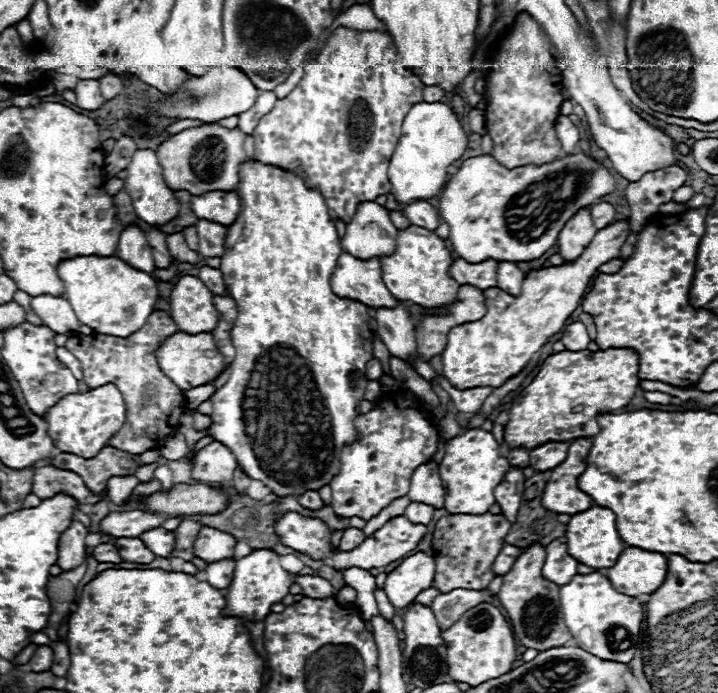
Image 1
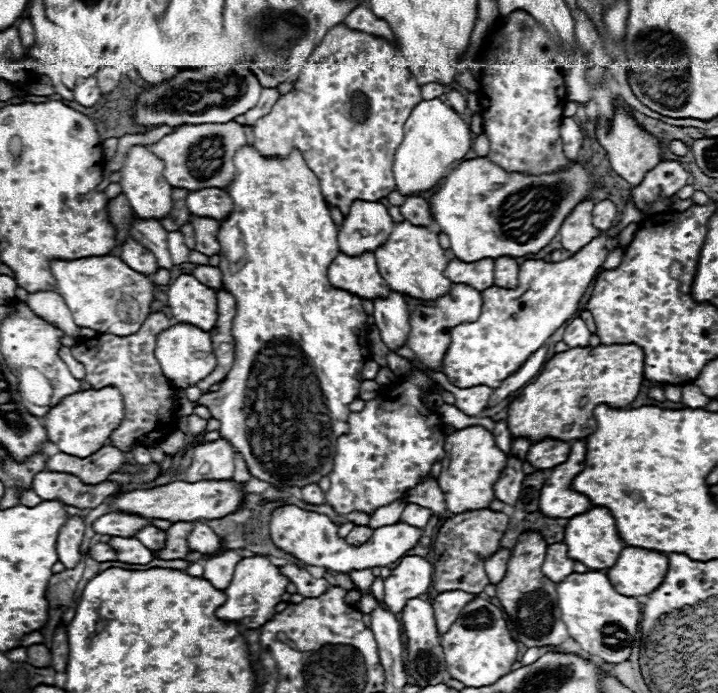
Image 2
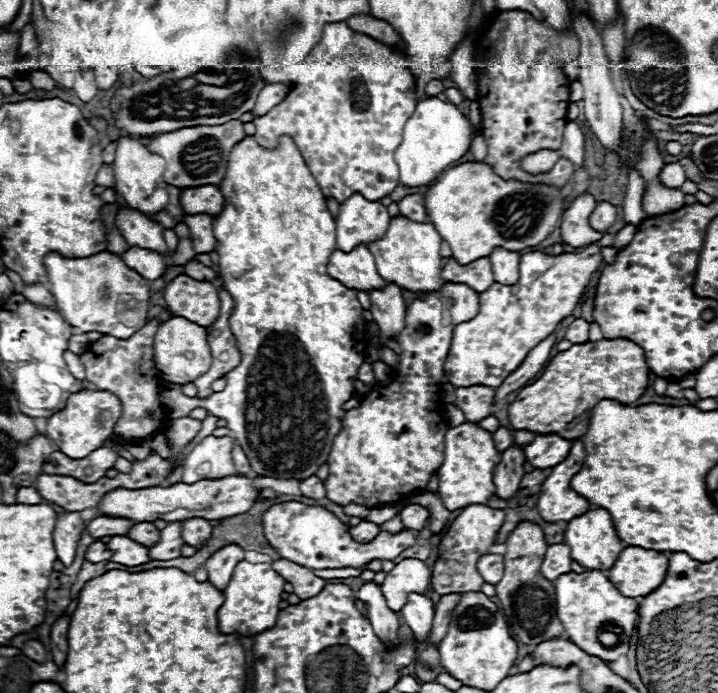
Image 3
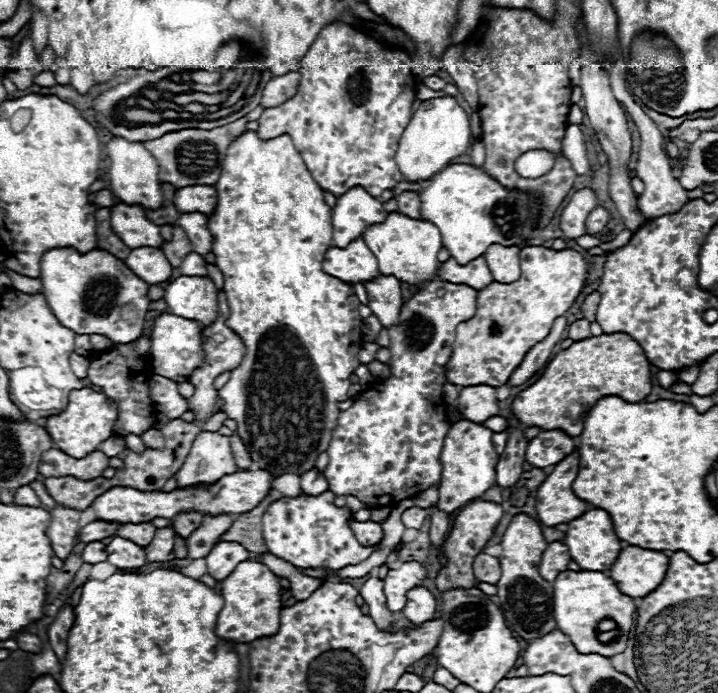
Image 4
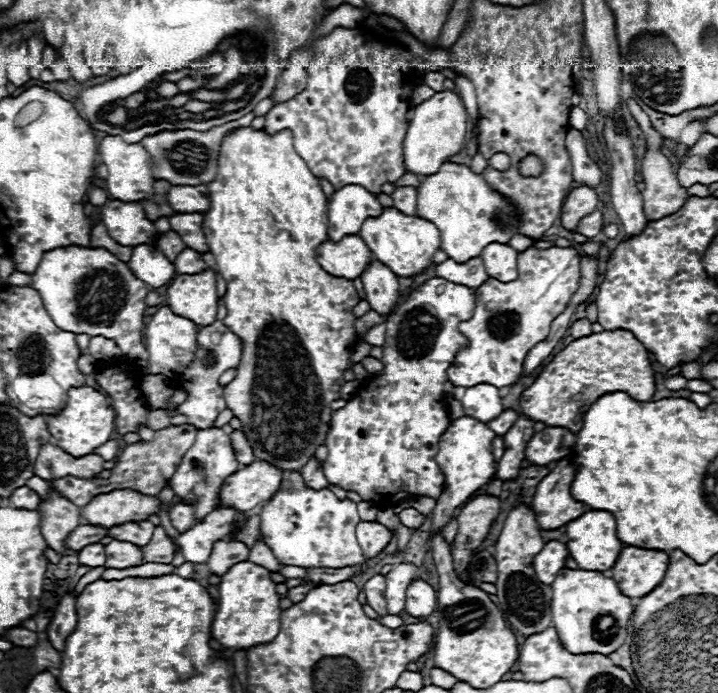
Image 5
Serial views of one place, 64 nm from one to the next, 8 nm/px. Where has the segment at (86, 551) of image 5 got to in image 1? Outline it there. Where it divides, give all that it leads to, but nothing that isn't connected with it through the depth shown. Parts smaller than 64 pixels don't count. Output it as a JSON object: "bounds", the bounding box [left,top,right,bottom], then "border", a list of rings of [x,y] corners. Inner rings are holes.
{"bounds":[92,544,122,562],"border":[[[98,544],[94,550],[92,550],[92,556],[98,560],[98,562],[122,562],[120,556],[118,556],[118,550],[112,546],[112,544]]]}

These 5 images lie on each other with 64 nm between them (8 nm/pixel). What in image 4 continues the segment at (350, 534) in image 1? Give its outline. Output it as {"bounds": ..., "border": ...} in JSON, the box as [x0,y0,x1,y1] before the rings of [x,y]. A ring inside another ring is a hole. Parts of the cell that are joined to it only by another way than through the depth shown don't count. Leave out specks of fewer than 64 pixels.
{"bounds":[352,522,384,546],"border":[[[354,522],[352,524],[352,530],[354,530],[354,536],[360,544],[364,546],[376,546],[384,540],[384,530],[382,530],[382,524],[380,522]]]}

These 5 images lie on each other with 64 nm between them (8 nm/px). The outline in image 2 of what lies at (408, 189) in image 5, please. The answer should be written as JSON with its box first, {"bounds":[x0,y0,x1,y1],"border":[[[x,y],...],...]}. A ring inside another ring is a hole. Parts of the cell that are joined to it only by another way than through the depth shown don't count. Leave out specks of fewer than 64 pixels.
{"bounds":[400,196,432,226],"border":[[[408,196],[406,202],[400,206],[400,212],[402,212],[404,220],[408,220],[408,222],[412,222],[416,226],[430,226],[432,224],[430,206],[420,196]]]}

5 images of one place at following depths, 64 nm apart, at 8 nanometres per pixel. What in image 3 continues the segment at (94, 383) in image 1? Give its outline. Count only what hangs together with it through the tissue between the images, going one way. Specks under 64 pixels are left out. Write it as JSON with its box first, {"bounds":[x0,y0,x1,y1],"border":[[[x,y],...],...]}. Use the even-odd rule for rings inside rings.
{"bounds":[80,320,170,438],"border":[[[158,320],[148,322],[134,338],[118,340],[104,336],[102,340],[88,346],[88,350],[80,356],[86,366],[86,380],[96,384],[98,390],[108,390],[118,396],[122,402],[122,416],[114,426],[114,438],[146,438],[154,432],[160,432],[162,426],[170,420],[158,400],[156,388],[160,384],[158,368],[154,366],[154,334],[158,330]]]}

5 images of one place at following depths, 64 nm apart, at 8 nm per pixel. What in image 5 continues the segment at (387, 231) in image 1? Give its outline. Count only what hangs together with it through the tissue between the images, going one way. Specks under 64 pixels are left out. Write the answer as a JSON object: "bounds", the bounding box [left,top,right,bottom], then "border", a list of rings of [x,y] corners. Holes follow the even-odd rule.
{"bounds":[328,186,382,242],"border":[[[344,186],[328,200],[328,238],[338,242],[344,236],[358,234],[366,218],[382,212],[380,202],[362,186]]]}

